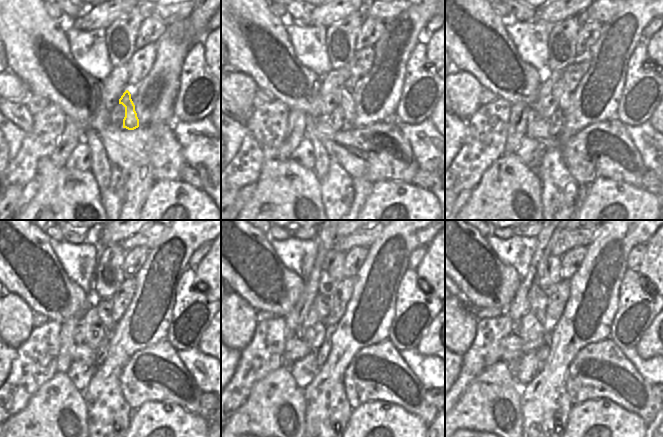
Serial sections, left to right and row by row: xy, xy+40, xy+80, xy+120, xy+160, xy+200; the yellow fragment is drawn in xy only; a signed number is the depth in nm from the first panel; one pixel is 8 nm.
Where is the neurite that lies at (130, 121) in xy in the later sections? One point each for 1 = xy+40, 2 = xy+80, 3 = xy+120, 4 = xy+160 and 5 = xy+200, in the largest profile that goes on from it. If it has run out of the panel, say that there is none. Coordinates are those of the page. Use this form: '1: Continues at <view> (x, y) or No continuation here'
1: Continues at xy+40 (347, 104)
2: Continues at xy+80 (564, 98)
3: Continues at xy+120 (103, 307)
4: Continues at xy+160 (320, 304)
5: Continues at xy+200 (538, 301)

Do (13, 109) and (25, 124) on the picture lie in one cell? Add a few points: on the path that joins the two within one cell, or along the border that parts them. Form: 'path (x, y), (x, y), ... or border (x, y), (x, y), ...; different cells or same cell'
path (17, 113), (18, 118), (21, 120); same cell

